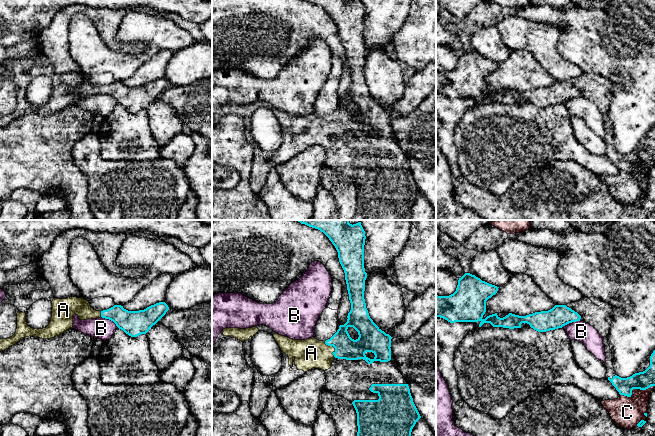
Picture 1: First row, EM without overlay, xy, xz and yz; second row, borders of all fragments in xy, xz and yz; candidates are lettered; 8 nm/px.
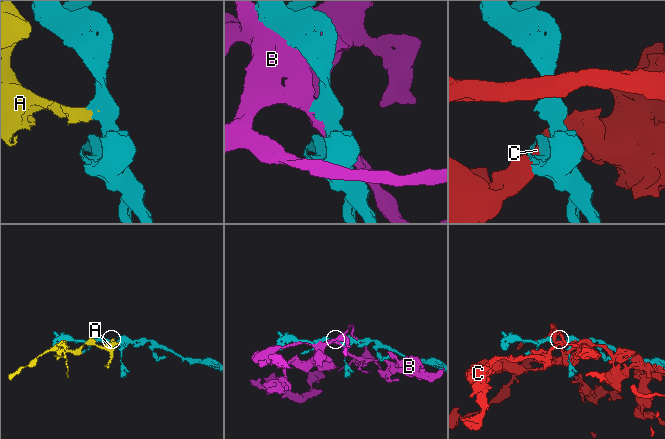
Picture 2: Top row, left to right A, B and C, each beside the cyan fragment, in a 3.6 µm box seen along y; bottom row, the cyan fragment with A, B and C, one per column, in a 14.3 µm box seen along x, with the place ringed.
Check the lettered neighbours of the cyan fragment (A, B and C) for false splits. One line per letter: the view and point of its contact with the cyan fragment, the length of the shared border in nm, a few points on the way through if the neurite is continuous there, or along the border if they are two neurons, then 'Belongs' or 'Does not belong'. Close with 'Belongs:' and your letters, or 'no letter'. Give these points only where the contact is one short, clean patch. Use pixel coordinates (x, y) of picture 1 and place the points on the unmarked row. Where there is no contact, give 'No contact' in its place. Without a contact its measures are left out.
A: Touches cyan at xz (333, 122). Shared border 160 nm. Path across: xz (347, 124), (333, 122), (322, 129), (311, 129). Belongs
B: Touches cyan at xy (110, 95). Shared border 170 nm. Does not belong
C: Touches cyan at yz (635, 164). Shared border 300 nm. Does not belong
Belongs: A

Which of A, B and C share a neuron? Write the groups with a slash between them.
A / B / C

